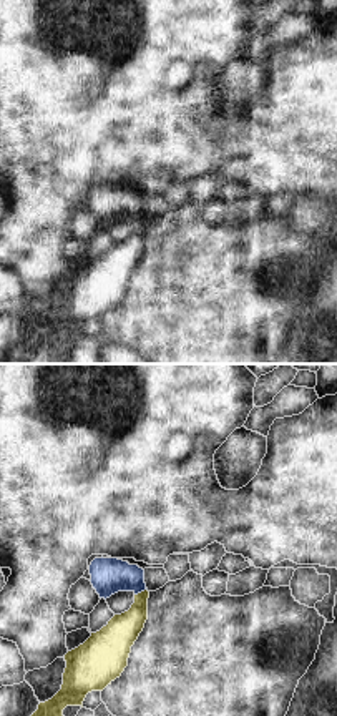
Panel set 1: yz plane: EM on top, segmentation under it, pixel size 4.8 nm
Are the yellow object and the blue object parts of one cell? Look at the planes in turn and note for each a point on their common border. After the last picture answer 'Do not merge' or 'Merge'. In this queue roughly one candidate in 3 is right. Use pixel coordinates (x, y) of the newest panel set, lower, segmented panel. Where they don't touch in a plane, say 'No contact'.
Touches yellow at (141, 592).

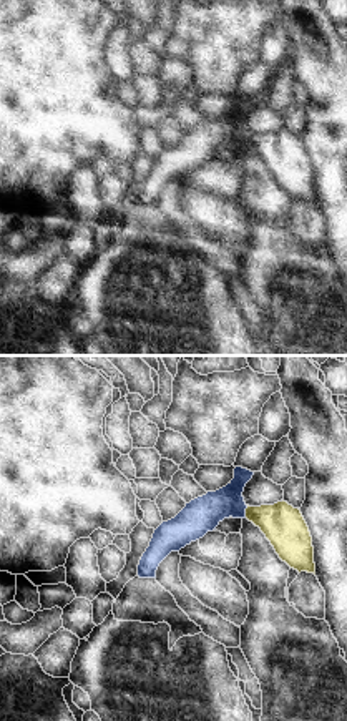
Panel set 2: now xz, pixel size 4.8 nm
Touches yellow at (246, 512).

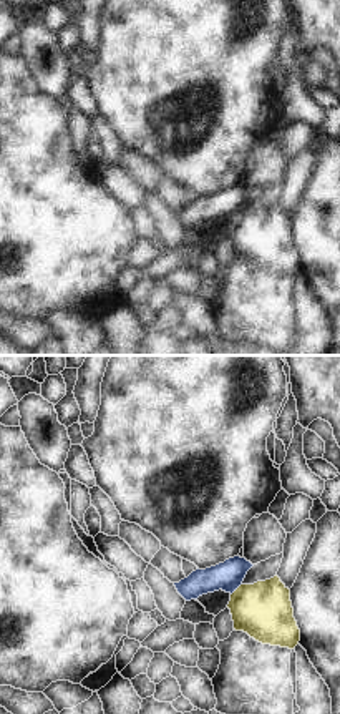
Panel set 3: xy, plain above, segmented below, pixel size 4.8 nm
Touches yellow at (236, 590).

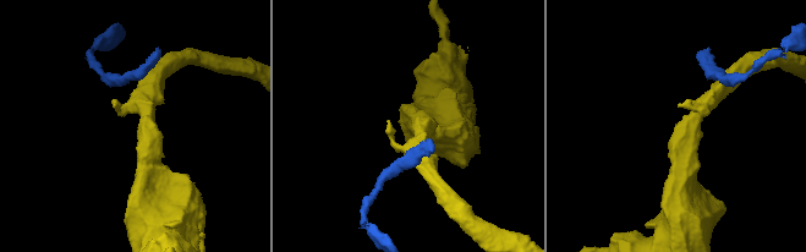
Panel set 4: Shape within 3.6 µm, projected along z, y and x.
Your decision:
Do not merge.

